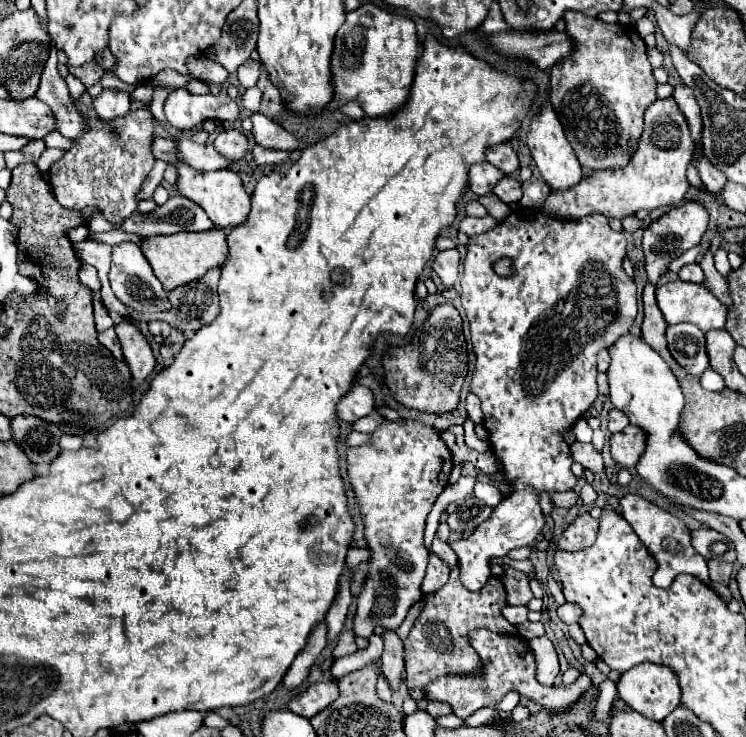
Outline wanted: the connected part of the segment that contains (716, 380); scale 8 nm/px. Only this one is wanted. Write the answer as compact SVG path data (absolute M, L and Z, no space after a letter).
M714 369L704 371L704 375L700 377L700 383L704 385L704 389L710 389L710 391L722 391L726 387L724 385L724 377L718 375Z

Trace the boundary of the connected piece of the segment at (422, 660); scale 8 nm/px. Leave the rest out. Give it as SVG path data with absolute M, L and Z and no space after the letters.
M452 569L448 583L436 593L426 595L426 605L416 619L408 639L404 641L406 659L406 683L412 691L414 687L424 689L434 679L444 675L478 675L482 671L482 659L470 645L468 633L478 627L486 627L500 635L520 635L518 629L504 619L502 609L508 605L506 589L500 579L490 577L486 587L472 593L460 585L458 569Z

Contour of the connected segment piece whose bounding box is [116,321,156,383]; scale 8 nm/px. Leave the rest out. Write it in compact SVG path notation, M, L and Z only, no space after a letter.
M120 323L116 325L116 333L118 333L118 341L122 345L122 353L124 353L124 361L128 363L132 377L138 383L144 383L150 373L156 367L152 349L146 341L146 337L140 333L140 329L132 323Z

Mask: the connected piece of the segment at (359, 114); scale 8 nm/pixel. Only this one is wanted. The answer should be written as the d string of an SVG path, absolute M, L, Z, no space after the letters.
M349 101L342 105L341 110L354 120L362 119L365 115L364 111L356 101Z

